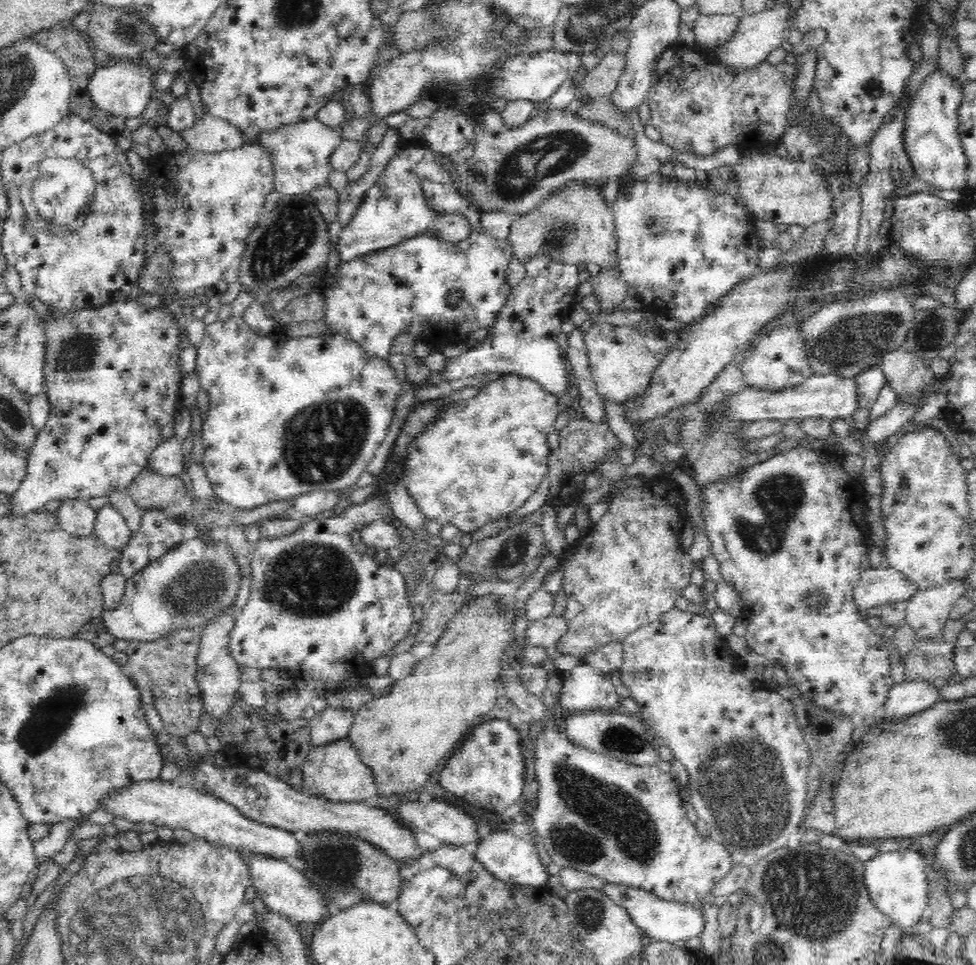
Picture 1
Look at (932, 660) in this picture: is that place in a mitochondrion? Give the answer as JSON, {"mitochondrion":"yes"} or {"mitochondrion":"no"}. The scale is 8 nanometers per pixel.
{"mitochondrion":"no"}

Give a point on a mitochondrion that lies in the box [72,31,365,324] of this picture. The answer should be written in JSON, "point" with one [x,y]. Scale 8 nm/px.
{"point":[285,241]}

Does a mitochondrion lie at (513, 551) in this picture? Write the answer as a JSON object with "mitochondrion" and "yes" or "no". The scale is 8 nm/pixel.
{"mitochondrion":"yes"}

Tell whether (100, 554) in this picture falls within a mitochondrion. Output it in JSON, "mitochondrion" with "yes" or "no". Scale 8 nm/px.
{"mitochondrion":"no"}

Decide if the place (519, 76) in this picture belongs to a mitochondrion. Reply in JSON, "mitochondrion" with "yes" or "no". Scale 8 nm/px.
{"mitochondrion":"no"}

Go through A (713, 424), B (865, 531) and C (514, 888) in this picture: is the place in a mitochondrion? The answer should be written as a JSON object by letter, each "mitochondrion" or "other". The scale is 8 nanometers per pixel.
{"A":"mitochondrion","B":"other","C":"other"}

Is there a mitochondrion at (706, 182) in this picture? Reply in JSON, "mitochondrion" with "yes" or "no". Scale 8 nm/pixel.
{"mitochondrion":"no"}

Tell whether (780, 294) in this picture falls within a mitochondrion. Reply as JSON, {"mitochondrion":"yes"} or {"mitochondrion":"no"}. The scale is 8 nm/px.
{"mitochondrion":"no"}

